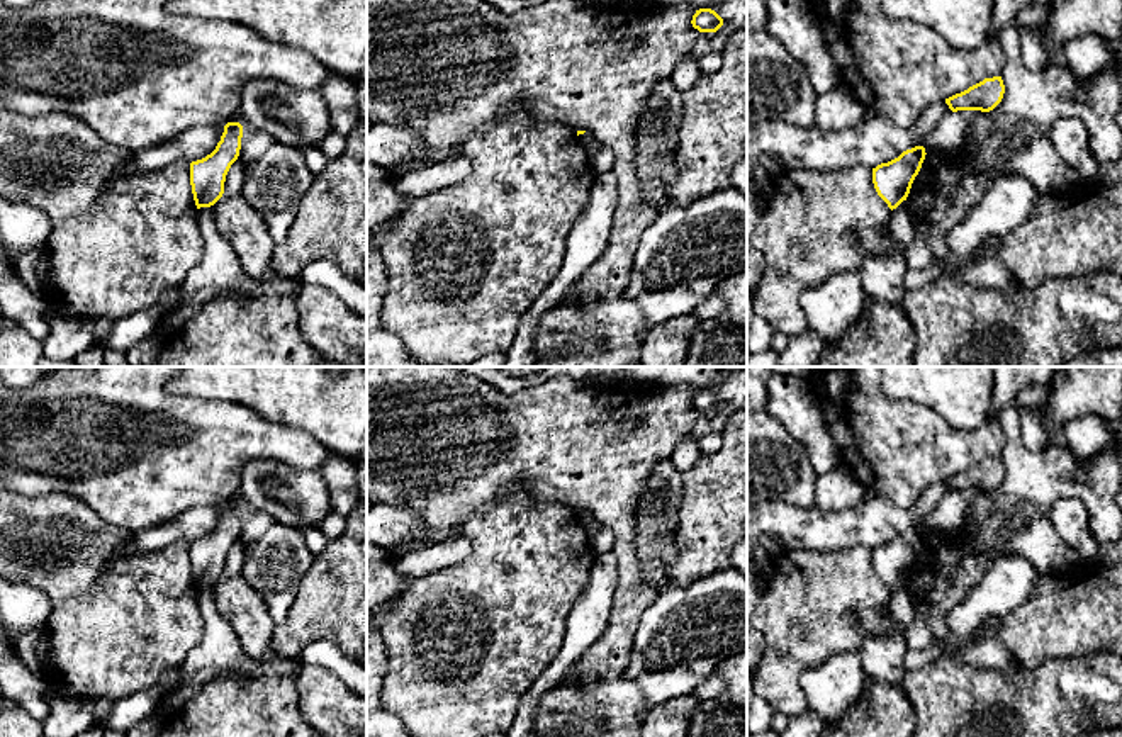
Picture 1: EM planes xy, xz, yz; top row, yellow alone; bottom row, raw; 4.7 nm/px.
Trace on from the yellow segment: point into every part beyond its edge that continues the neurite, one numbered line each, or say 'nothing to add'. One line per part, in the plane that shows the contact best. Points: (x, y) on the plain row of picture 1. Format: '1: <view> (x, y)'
nothing to add

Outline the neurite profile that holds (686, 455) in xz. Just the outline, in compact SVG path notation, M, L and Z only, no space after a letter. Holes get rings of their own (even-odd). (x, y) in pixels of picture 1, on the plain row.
M682 442L670 455L670 460L684 472L694 467L701 457L703 453L698 448L698 442Z

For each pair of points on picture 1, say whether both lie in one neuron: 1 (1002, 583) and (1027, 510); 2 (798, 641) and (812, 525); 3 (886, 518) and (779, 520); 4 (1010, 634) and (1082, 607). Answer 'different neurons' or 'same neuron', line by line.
1: same neuron
2: different neurons
3: same neuron
4: same neuron

